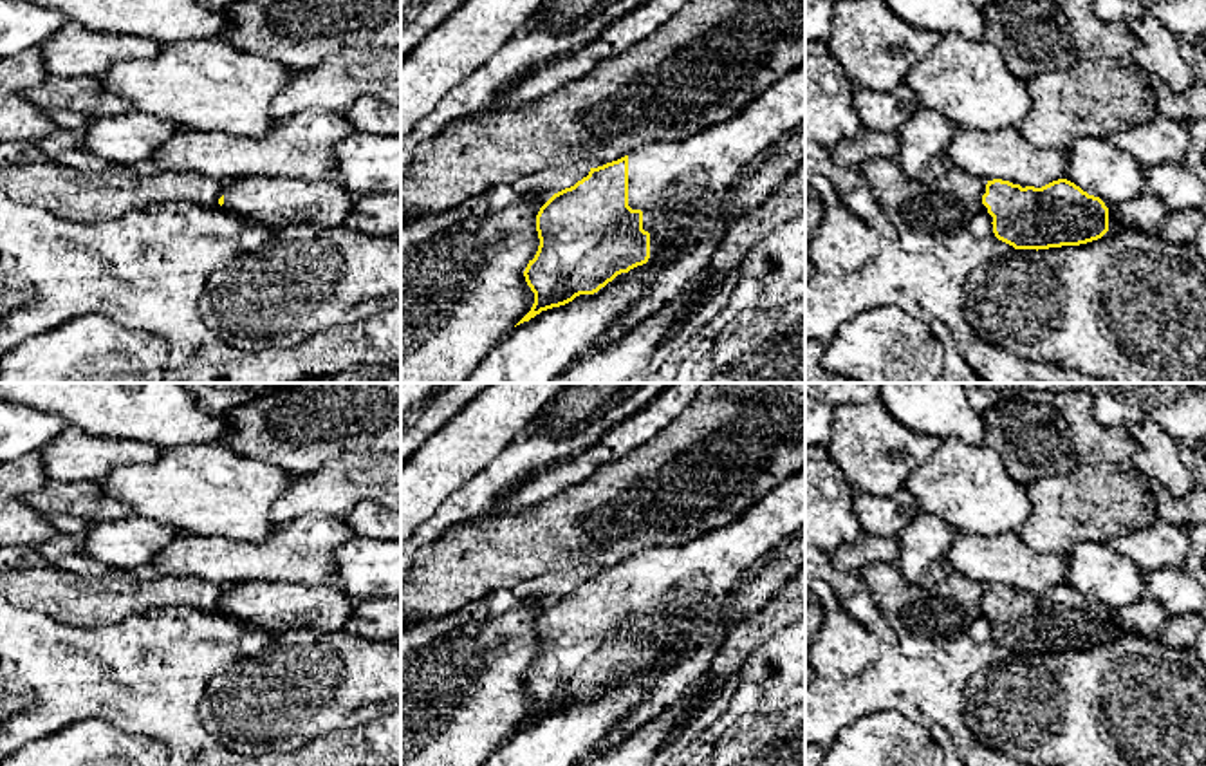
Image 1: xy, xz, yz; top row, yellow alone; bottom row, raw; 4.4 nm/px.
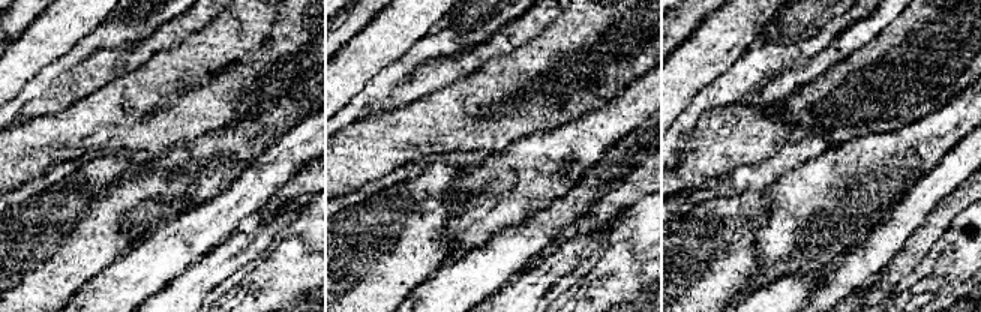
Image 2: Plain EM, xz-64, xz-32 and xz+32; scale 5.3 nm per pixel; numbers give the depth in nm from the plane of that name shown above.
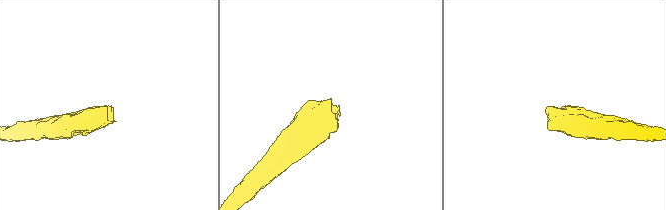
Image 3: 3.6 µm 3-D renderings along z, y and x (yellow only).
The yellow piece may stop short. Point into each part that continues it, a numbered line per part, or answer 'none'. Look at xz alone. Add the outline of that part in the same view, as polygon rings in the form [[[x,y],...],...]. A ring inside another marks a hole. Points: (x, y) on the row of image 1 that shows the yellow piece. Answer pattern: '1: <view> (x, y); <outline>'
1: xz (674, 183); [[[805,63],[742,112],[693,135],[628,154],[628,206],[643,211],[650,255],[695,226],[742,172],[805,123]]]

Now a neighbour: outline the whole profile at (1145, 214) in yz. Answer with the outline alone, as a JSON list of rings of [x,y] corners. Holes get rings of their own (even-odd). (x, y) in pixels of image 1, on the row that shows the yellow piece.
[[[1145,190],[1137,199],[1109,208],[1109,220],[1118,229],[1155,235],[1168,213],[1166,204]]]

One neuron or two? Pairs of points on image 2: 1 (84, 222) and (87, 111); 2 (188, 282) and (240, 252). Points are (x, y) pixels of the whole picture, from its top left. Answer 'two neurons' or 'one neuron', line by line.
1: two neurons
2: one neuron

